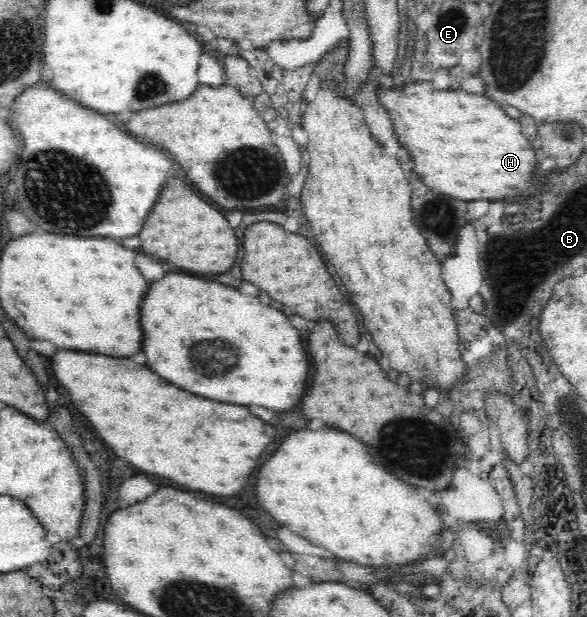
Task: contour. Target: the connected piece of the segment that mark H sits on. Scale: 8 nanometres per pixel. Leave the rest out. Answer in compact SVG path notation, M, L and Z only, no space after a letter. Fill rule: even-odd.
M410 81L401 85L377 89L377 98L381 106L387 110L389 119L395 128L399 143L407 147L415 163L415 173L429 185L429 189L457 197L461 201L477 201L477 199L513 199L517 195L537 193L537 185L531 179L537 177L533 169L537 167L535 149L523 137L517 121L507 117L491 99L471 95L459 89L439 91L431 81Z

